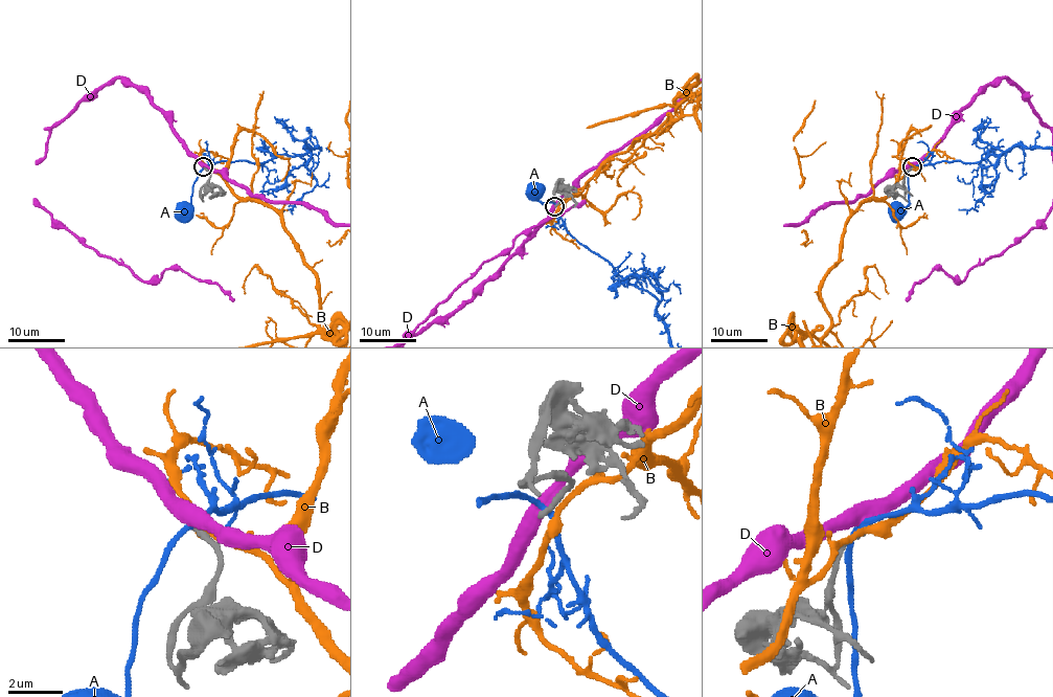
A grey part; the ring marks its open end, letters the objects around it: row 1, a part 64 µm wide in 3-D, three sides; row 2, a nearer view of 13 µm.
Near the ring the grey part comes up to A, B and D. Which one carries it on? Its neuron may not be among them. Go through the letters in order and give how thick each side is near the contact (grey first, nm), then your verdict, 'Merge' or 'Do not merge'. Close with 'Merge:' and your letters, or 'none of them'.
A: Thickness 220 nm (grey) against 180 nm. Do not merge
B: Thickness 280 nm (grey) against 220 nm. Do not merge
D: Thickness 200 nm (grey) against 500 nm. Do not merge
Merge: none of them

